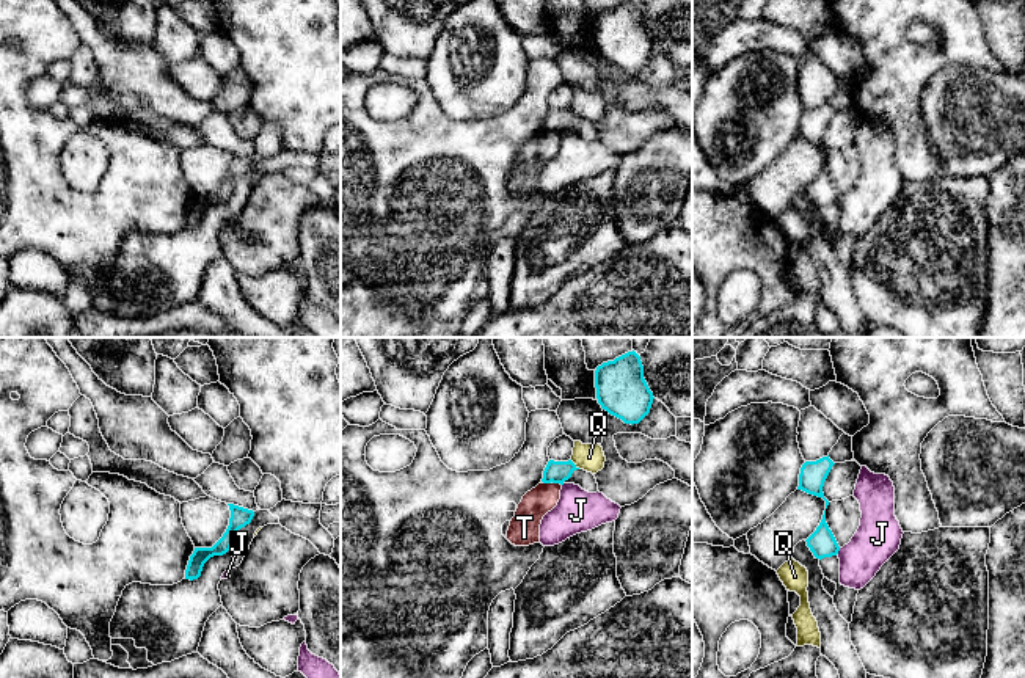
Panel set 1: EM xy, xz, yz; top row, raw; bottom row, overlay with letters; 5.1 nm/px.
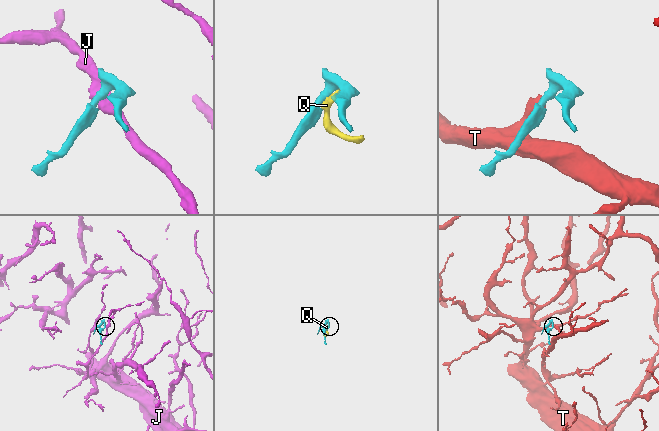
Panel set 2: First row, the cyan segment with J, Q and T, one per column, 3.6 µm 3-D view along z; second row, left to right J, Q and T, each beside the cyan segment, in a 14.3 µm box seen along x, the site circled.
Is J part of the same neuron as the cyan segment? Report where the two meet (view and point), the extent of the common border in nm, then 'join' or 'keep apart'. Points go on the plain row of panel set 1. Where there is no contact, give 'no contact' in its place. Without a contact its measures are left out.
yz (838, 198) | 50 nm | keep apart

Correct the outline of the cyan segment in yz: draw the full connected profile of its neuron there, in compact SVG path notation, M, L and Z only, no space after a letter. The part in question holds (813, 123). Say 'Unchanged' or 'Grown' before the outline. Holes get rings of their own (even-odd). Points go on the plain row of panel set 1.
Unchanged. M827 104L816 110L805 110L799 122L797 138L823 146L826 149L826 157L829 149L824 146L823 135L833 113L835 111Z

